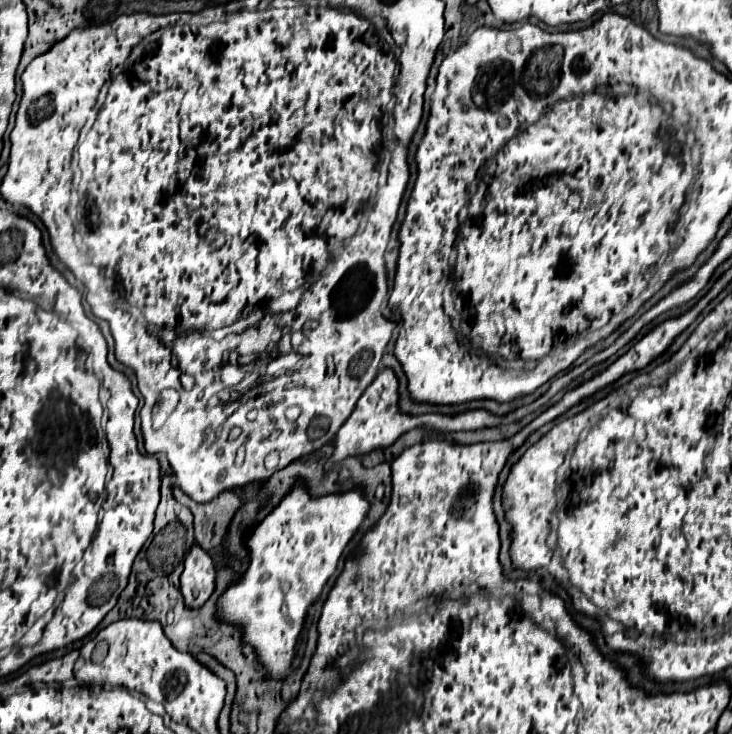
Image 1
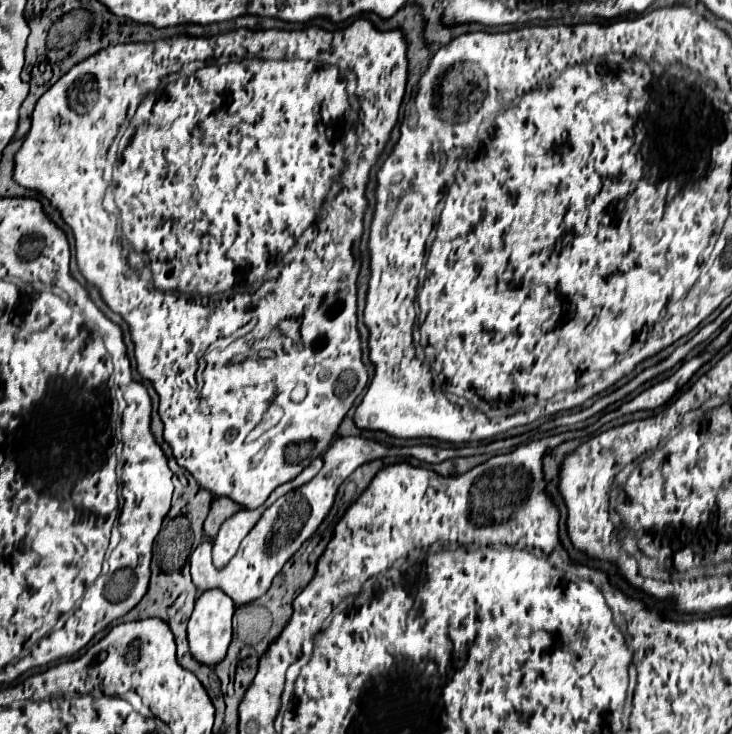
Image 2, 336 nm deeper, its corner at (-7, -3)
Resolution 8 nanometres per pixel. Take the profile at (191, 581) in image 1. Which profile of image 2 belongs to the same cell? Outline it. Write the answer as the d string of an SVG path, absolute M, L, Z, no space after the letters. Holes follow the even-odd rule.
M212 588L196 598L196 608L192 612L192 618L188 620L188 642L190 652L198 662L214 666L226 656L228 644L232 640L232 616L234 616L234 602L222 590Z

